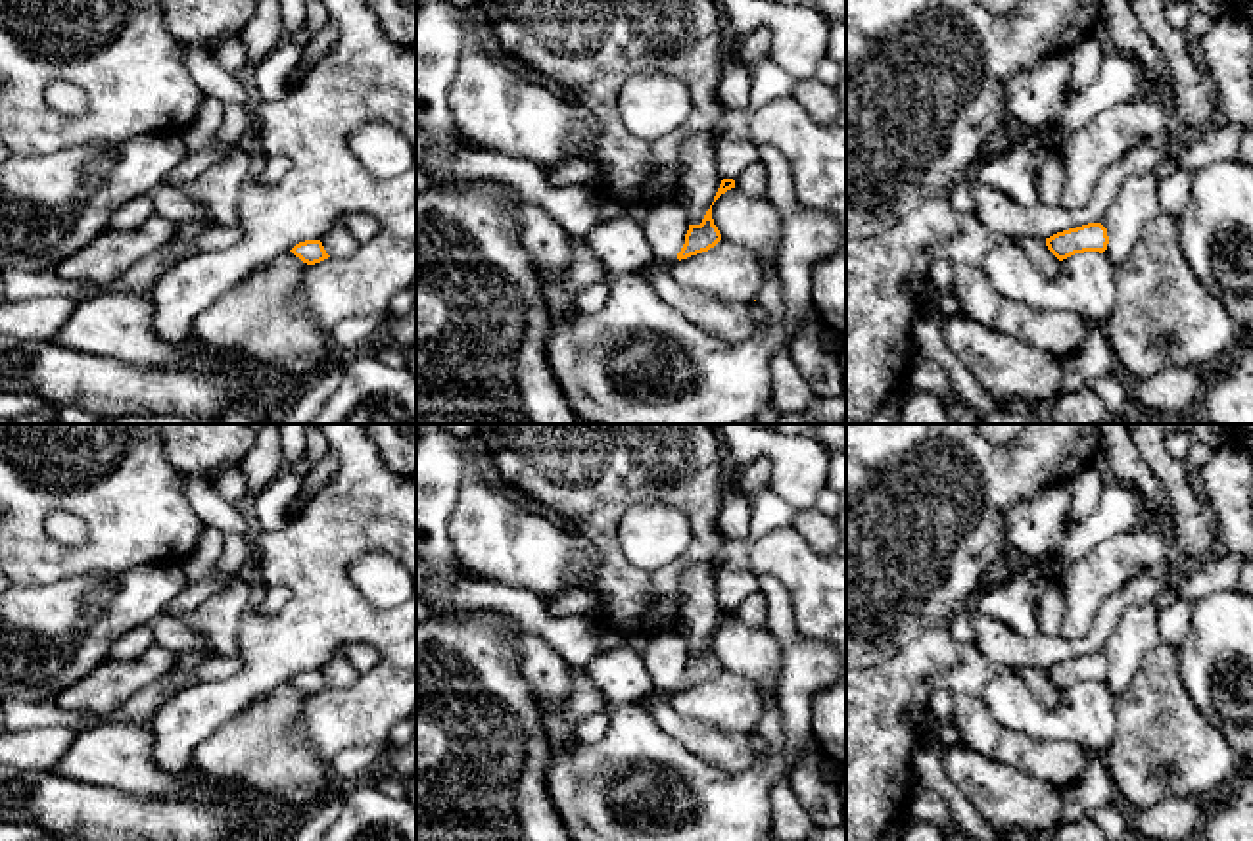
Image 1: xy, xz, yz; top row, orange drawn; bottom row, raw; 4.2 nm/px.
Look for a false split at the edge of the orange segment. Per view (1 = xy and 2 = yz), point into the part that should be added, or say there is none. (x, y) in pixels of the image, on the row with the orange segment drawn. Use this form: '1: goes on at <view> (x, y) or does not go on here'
1: does not go on here
2: does not go on here

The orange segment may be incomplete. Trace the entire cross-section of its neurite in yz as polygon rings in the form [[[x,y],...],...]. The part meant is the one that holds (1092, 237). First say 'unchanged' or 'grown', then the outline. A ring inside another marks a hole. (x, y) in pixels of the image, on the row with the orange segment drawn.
unchanged; [[[1088,223],[1076,228],[1069,228],[1046,238],[1048,250],[1059,259],[1067,259],[1075,253],[1107,250],[1109,236],[1101,223]]]

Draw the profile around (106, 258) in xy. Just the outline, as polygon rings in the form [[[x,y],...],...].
[[[152,215],[134,230],[106,228],[81,252],[69,255],[58,269],[58,276],[100,290],[107,290],[129,267],[152,250],[163,248],[173,225]]]

